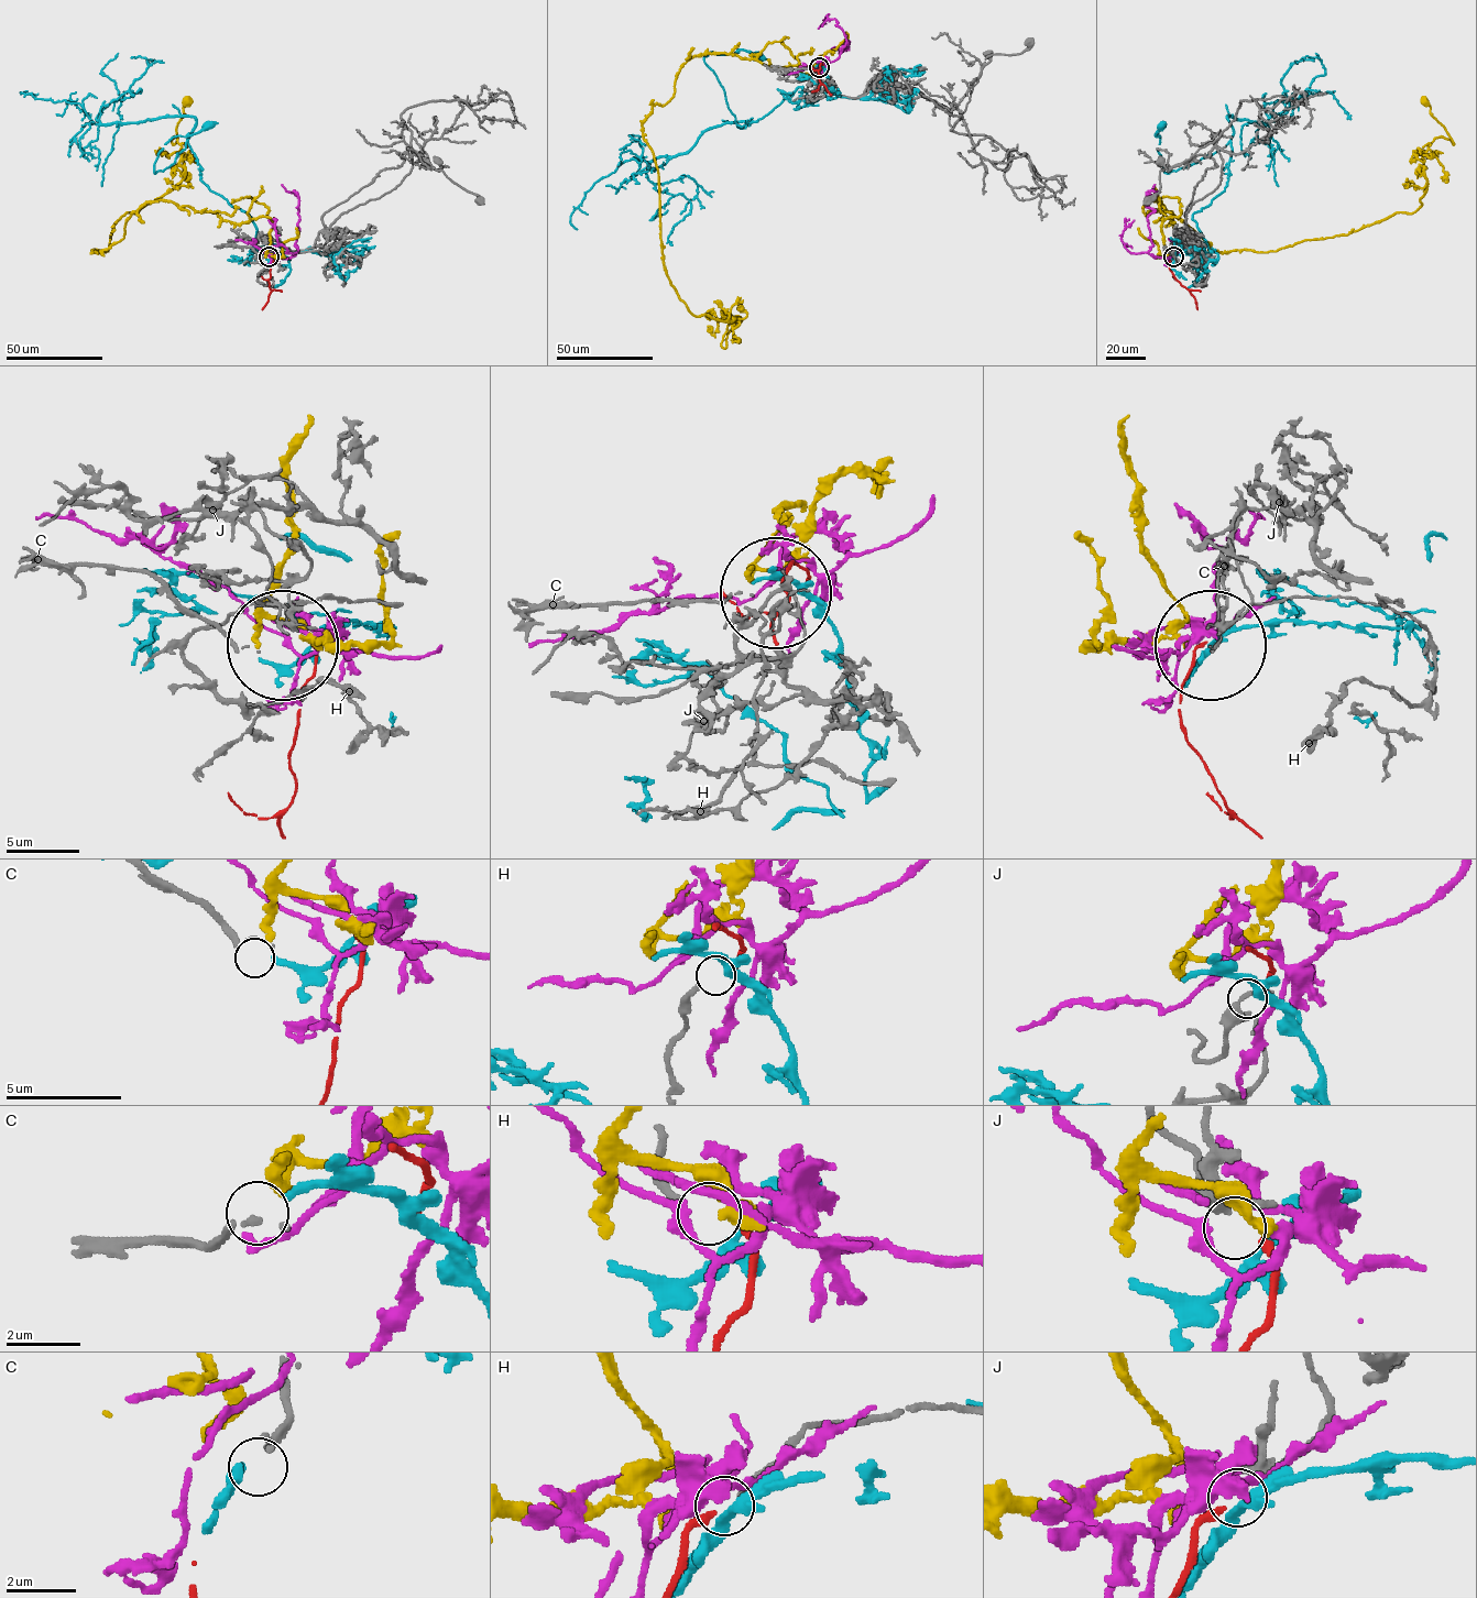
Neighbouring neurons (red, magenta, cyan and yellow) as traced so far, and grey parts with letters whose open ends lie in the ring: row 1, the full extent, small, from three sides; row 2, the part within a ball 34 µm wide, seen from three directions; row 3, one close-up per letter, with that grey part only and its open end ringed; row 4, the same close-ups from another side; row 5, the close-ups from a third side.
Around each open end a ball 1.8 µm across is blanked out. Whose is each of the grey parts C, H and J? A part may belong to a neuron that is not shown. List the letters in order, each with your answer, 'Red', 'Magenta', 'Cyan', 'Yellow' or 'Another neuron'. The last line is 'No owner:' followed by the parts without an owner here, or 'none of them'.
C: Cyan
H: Another neuron
J: Red
No owner: H

